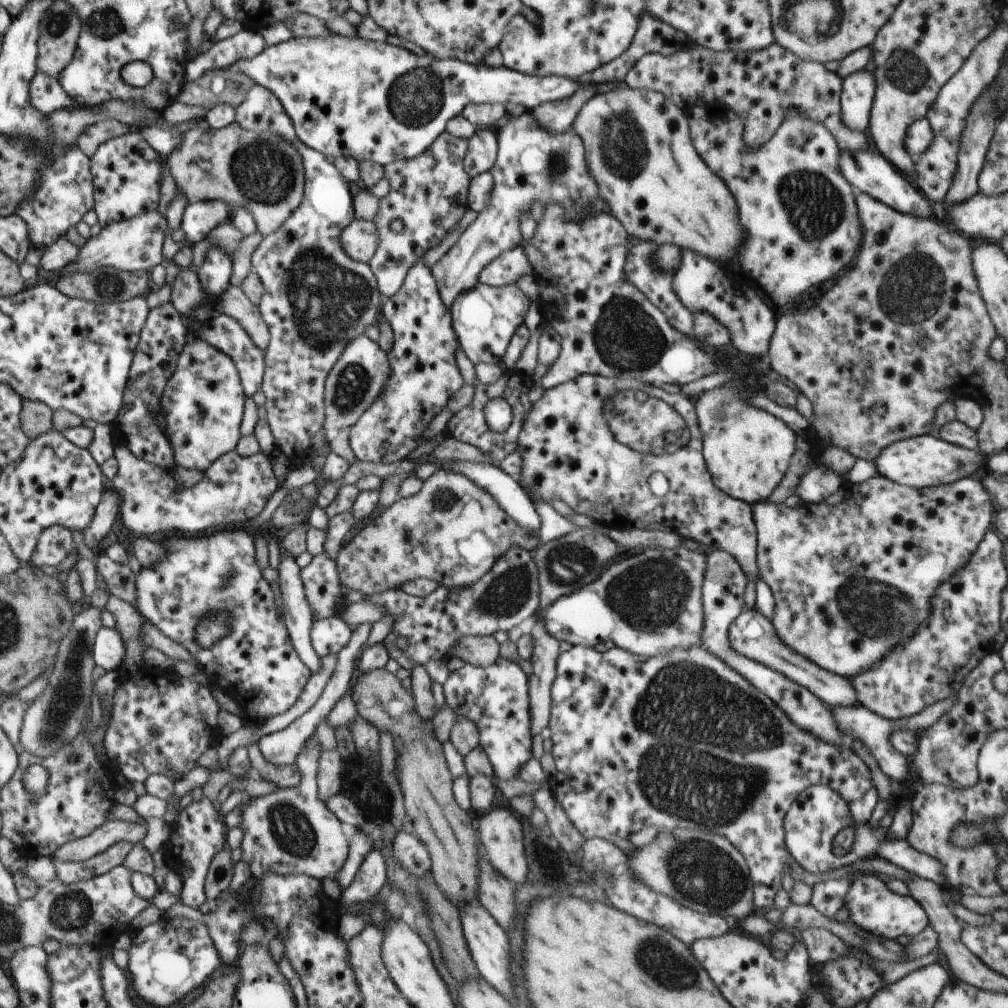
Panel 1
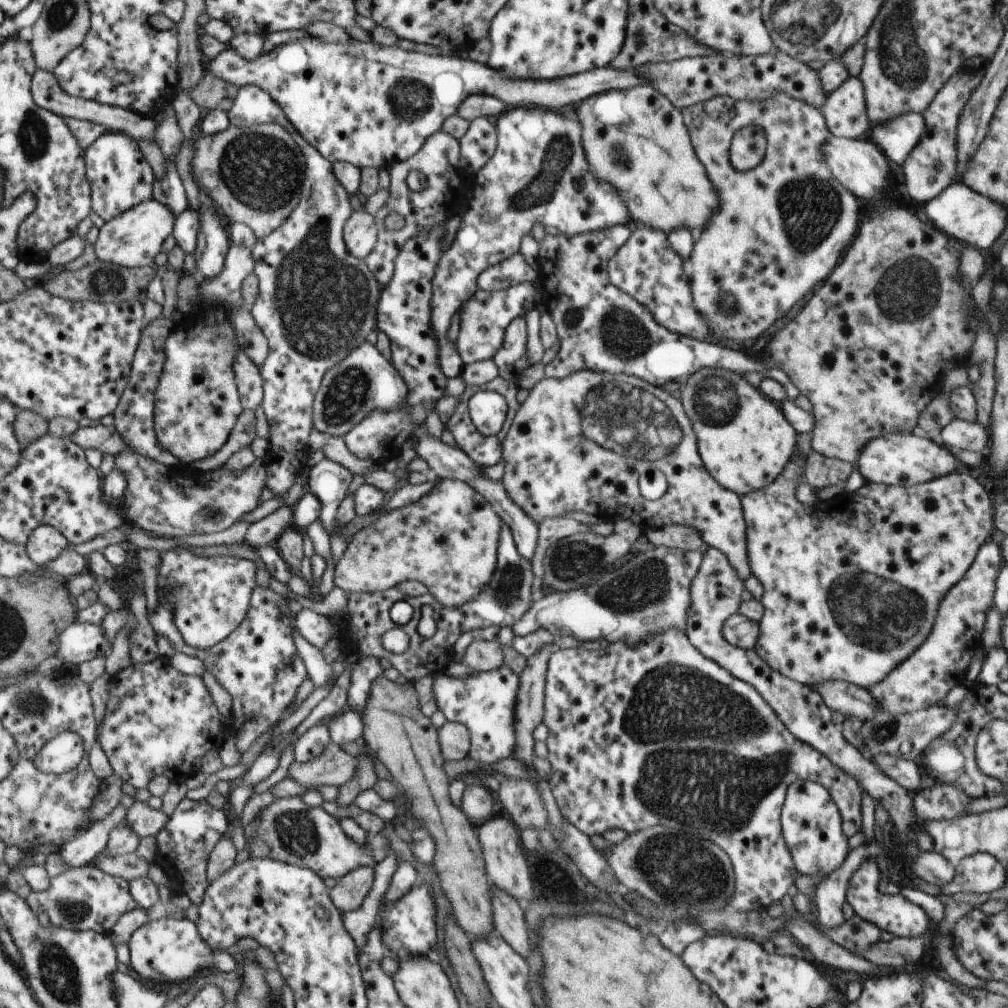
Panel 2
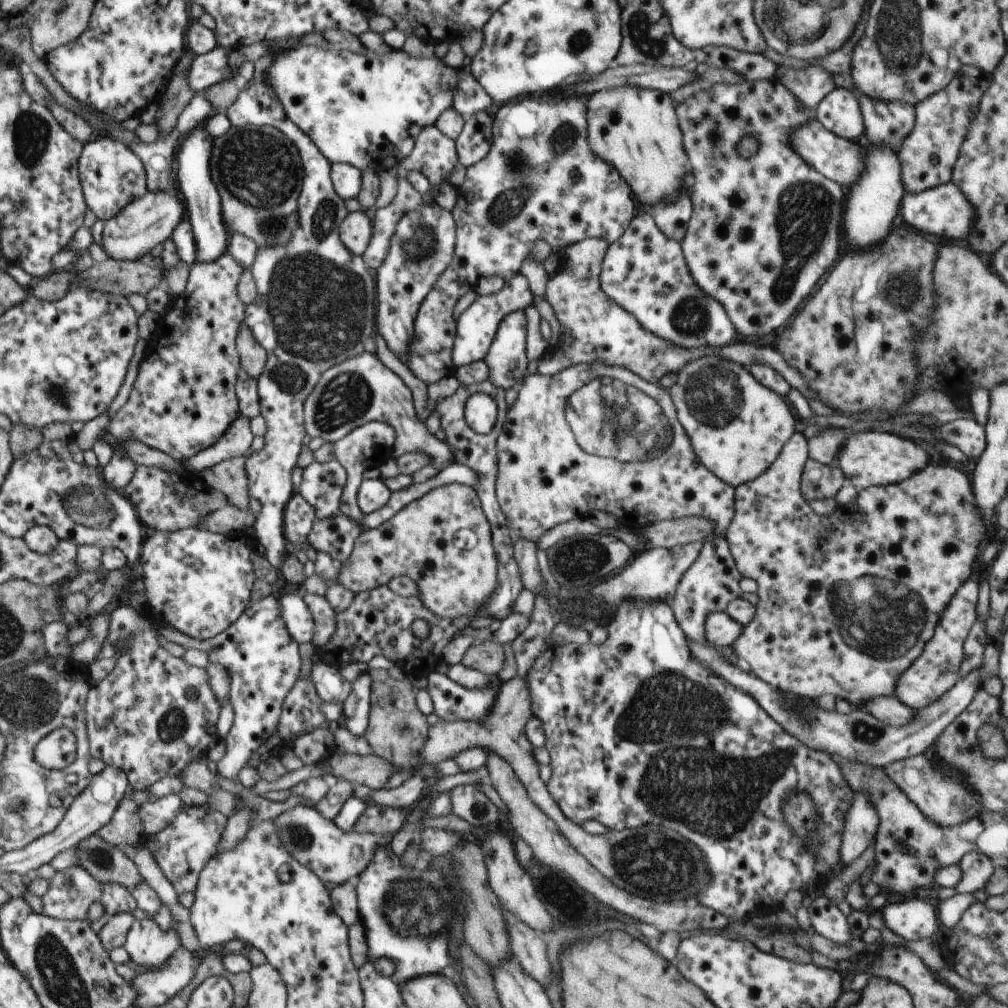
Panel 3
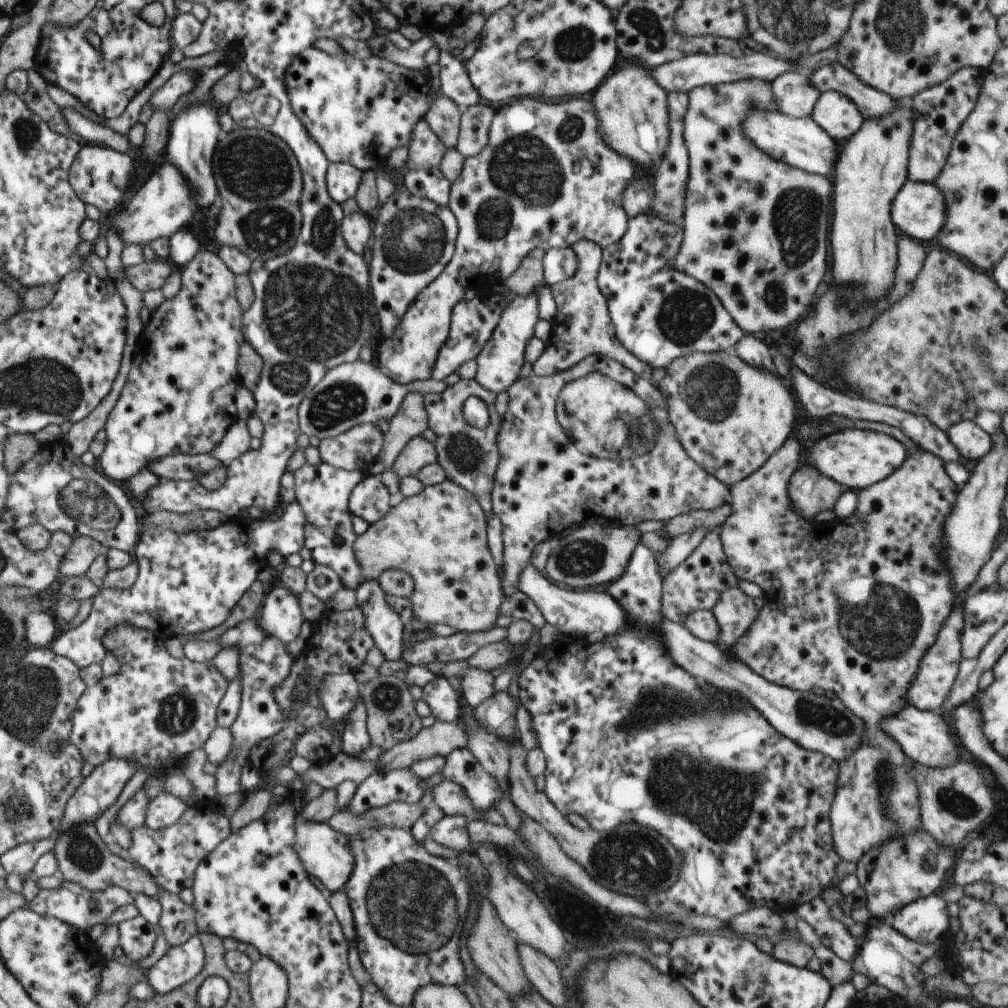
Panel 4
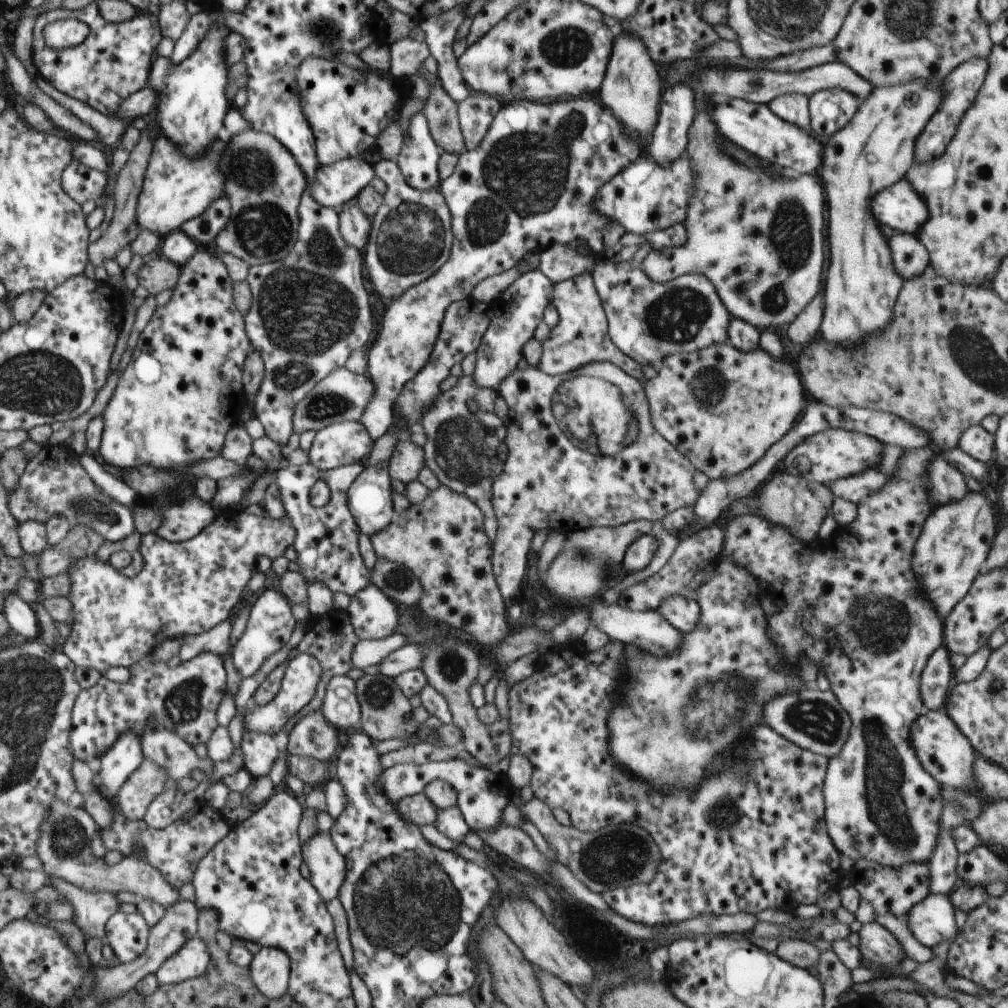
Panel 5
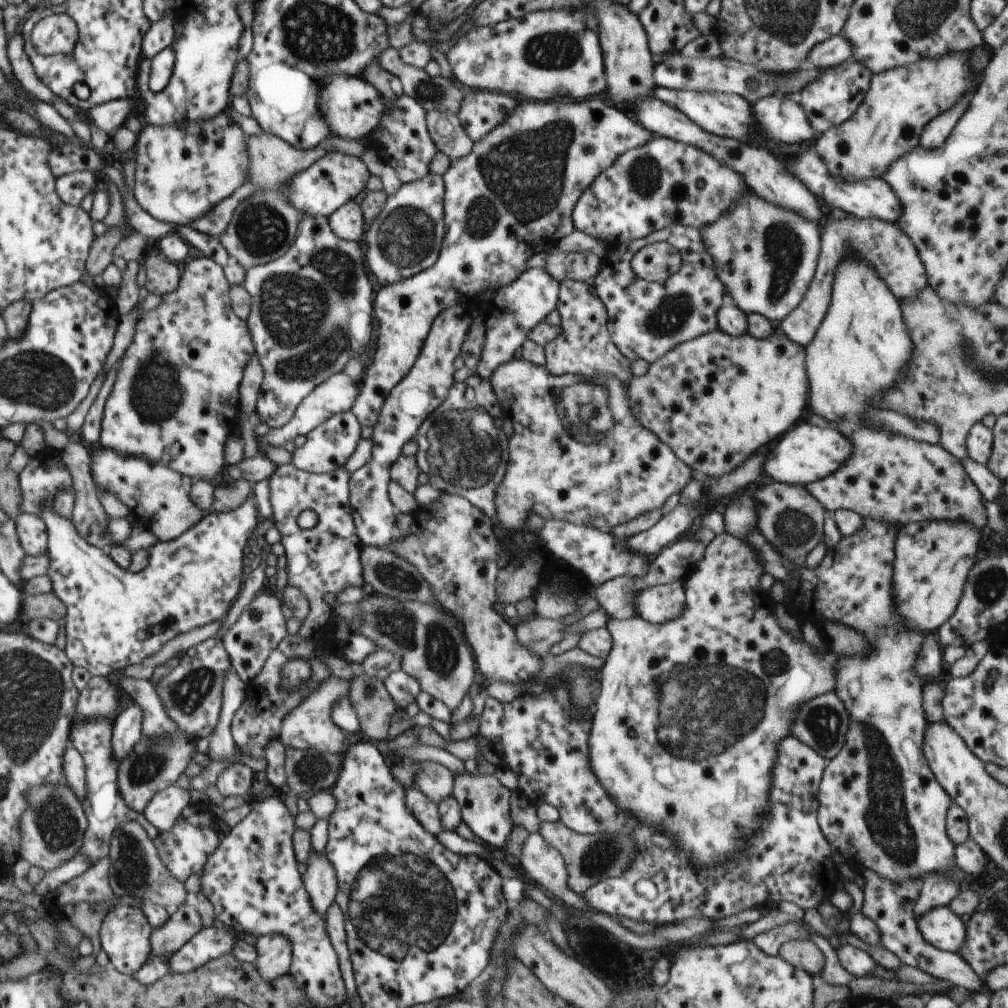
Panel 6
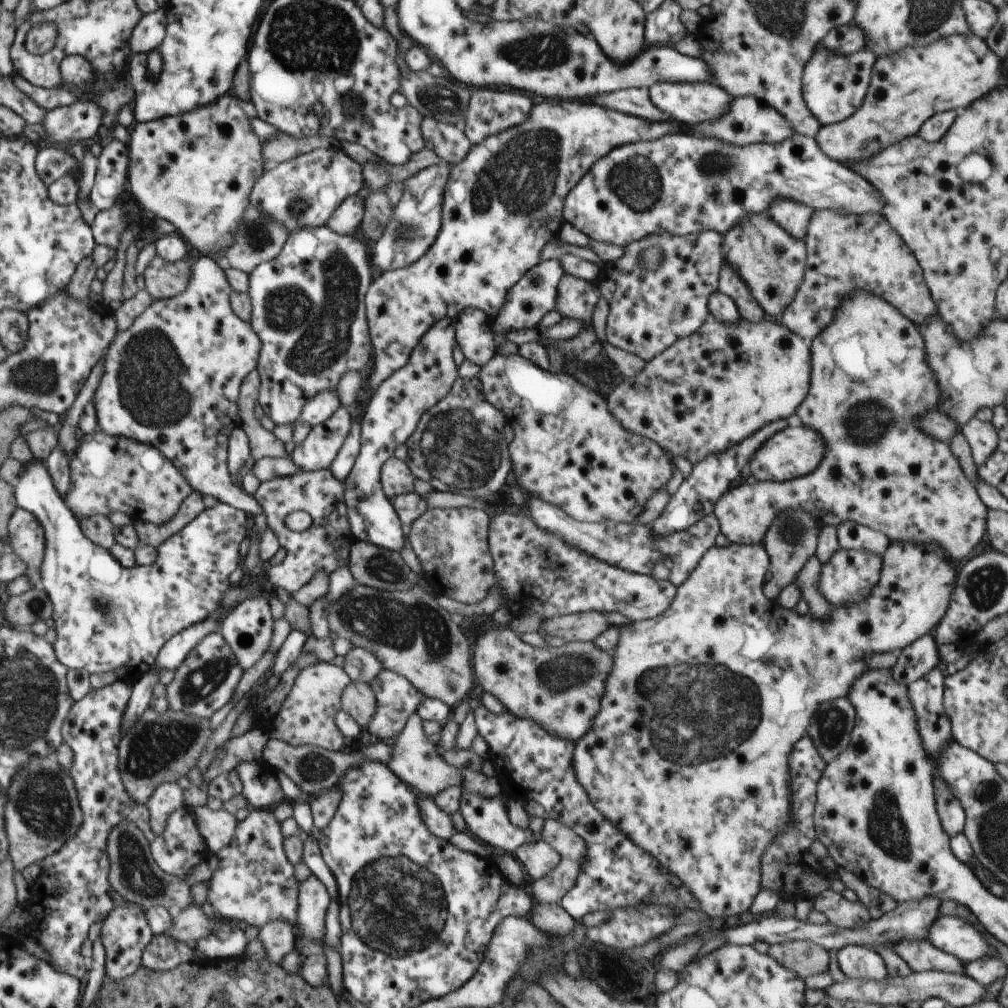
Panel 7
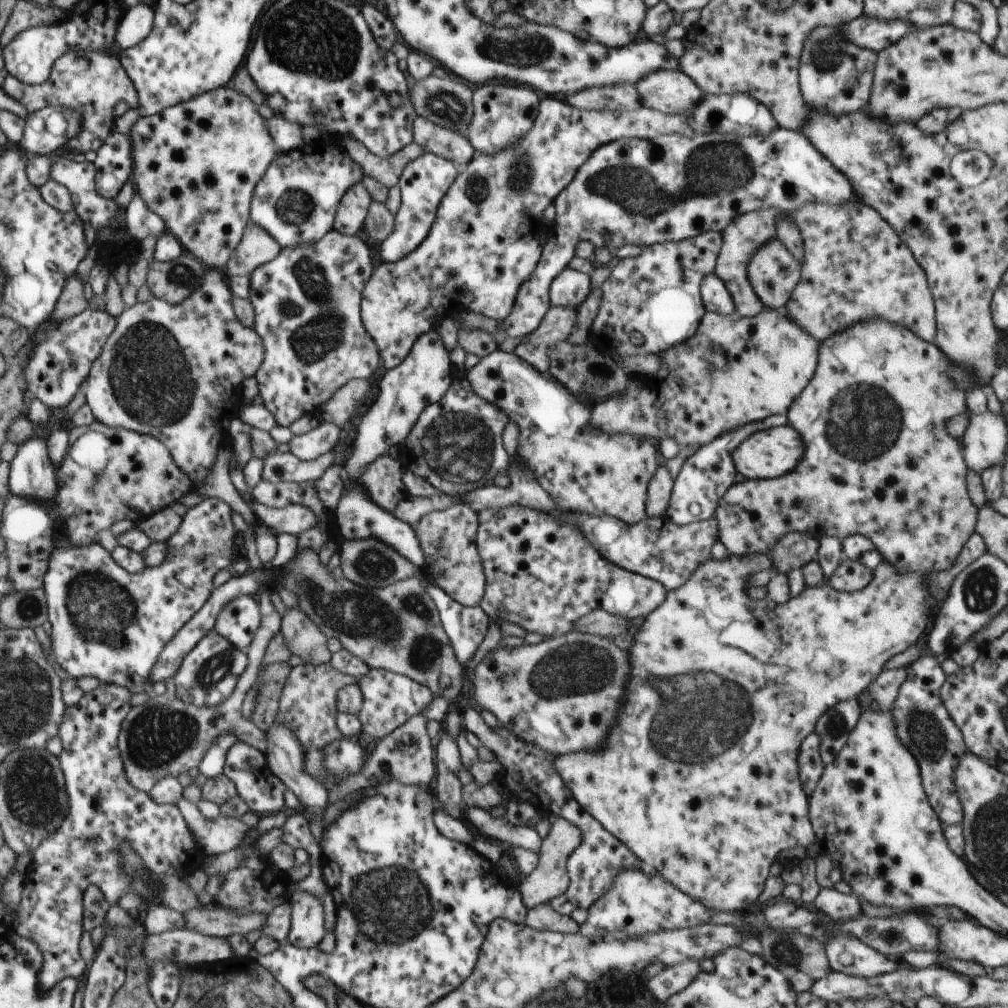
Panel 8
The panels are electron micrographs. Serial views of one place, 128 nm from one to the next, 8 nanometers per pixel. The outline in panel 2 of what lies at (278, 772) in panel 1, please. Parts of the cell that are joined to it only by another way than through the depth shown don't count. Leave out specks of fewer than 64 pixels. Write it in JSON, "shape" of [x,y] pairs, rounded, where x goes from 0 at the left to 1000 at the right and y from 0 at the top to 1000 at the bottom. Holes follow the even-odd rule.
{"shape":[[[331,734],[325,736],[321,746],[310,756],[302,758],[290,755],[285,771],[298,780],[341,780],[353,768],[354,751],[345,749]]]}

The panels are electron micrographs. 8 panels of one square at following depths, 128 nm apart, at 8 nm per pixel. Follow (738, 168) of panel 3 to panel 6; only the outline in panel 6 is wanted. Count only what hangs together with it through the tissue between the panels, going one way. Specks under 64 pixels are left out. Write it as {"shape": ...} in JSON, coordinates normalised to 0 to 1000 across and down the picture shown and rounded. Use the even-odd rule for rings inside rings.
{"shape":[[[744,194],[726,204],[724,212],[698,224],[698,242],[708,256],[710,274],[719,284],[722,300],[738,312],[755,312],[777,318],[796,300],[810,272],[815,219],[804,220],[786,208]],[[647,241],[637,245],[626,258],[627,268],[643,280],[658,281],[677,264],[674,250],[664,241]]]}

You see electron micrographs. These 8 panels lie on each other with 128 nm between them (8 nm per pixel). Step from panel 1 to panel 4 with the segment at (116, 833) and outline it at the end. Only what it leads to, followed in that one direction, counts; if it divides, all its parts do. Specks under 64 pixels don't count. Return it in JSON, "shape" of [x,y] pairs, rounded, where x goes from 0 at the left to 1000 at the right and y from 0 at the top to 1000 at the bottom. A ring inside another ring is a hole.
{"shape":[[[159,785],[151,794],[144,808],[144,819],[153,823],[167,821],[179,813],[188,801],[183,793]]]}

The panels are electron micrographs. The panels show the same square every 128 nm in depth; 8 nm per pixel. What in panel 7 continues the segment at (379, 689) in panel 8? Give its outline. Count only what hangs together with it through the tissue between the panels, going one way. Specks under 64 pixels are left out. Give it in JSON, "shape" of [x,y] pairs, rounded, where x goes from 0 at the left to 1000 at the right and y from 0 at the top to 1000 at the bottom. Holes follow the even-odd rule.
{"shape":[[[387,664],[379,665],[366,679],[373,690],[373,708],[363,720],[364,726],[377,734],[391,733],[424,690]]]}

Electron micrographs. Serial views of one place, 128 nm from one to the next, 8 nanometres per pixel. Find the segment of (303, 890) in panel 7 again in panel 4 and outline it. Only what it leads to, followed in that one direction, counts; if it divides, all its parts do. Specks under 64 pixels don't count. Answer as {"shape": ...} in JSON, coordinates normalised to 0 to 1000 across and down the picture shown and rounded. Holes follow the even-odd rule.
{"shape":[[[294,812],[292,825],[294,825],[292,843],[296,851],[299,851],[304,865],[317,873],[327,886],[340,884],[351,863],[351,847],[347,843],[347,831],[343,827],[333,825],[326,816],[308,815],[300,812]]]}

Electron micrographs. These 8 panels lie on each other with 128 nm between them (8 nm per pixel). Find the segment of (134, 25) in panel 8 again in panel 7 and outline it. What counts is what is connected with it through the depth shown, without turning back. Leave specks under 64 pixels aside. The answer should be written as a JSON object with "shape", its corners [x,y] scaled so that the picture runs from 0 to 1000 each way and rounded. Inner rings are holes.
{"shape":[[[159,7],[155,12],[141,15],[131,32],[129,50],[133,54],[147,54],[156,49],[163,42],[163,38],[165,38],[165,10],[164,7]]]}

